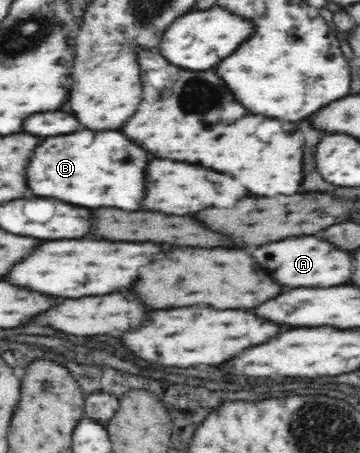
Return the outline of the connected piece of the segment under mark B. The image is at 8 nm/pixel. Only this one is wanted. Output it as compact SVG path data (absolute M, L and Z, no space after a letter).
M82 130L46 138L34 154L28 178L32 192L44 198L56 198L84 208L142 210L138 206L138 194L142 194L142 170L146 170L146 162L150 162L150 154L142 146L134 146L122 132Z

